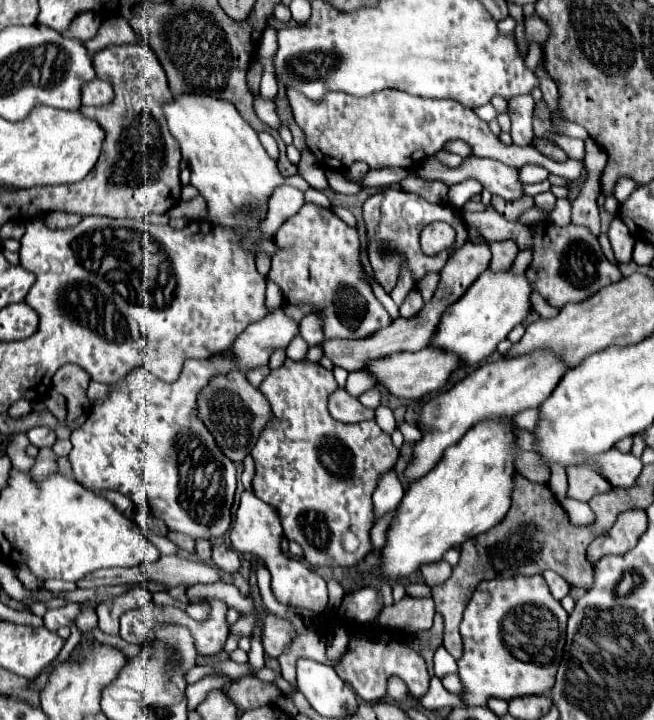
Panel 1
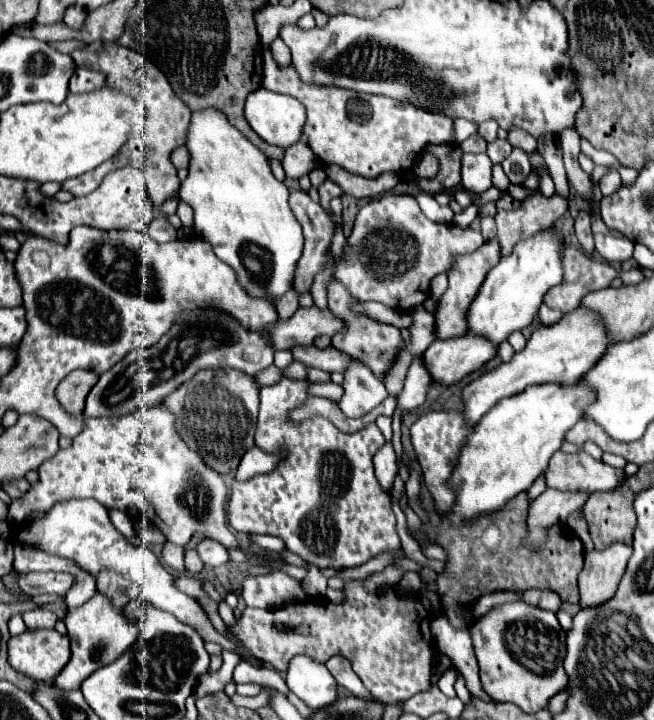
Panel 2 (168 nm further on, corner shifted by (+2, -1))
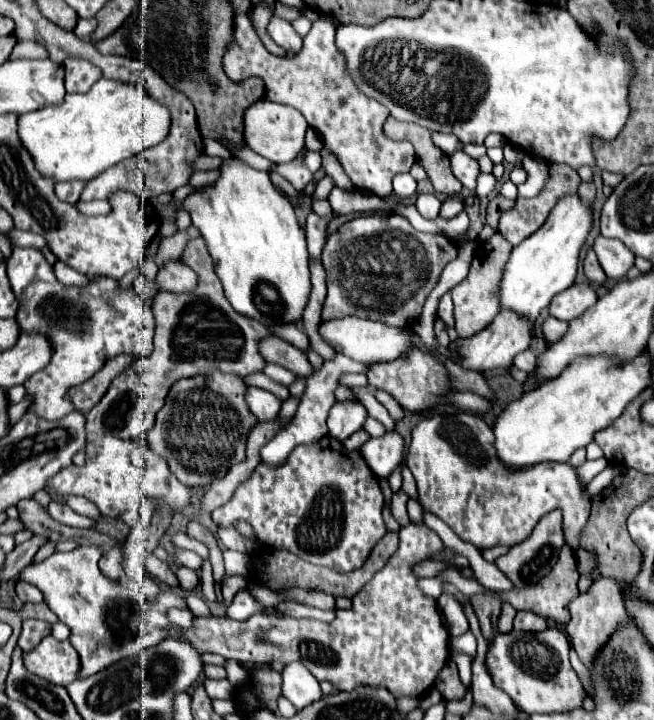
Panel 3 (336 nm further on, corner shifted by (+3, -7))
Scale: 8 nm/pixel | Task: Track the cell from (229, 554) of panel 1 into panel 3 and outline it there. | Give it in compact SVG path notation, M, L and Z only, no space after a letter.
M175 549L173 551L175 553L175 557L185 565L185 567L189 567L189 569L201 569L203 567L203 559L197 555L197 553L193 553L193 551L185 551L185 549Z

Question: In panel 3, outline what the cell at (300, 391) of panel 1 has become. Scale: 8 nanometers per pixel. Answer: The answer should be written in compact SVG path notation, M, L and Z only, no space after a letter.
M315 441L311 445L299 445L291 453L291 461L281 467L269 467L259 463L253 475L241 483L231 497L229 503L221 505L213 511L213 521L217 527L235 527L237 521L247 521L255 537L273 549L287 549L301 559L321 565L339 573L349 573L359 569L369 557L373 545L387 533L385 521L381 517L383 509L383 493L379 487L379 479L371 473L369 465L359 451L347 451L323 447L323 441Z

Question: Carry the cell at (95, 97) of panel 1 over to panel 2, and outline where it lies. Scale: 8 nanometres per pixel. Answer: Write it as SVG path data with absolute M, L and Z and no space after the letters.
M78 67L70 79L70 93L88 93L102 87L104 83L106 83L106 77L100 71Z

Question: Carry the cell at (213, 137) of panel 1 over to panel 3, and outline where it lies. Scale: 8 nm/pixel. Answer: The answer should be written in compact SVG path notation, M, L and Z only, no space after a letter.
M237 157L223 159L217 181L189 193L181 205L157 205L163 221L173 221L181 209L189 211L193 225L201 231L215 263L215 273L237 313L265 327L301 319L311 291L305 231L295 217L289 197L273 187L269 173L257 171Z

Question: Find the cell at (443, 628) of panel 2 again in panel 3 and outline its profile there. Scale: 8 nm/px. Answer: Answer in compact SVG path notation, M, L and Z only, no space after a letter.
M465 633L461 637L451 637L449 639L449 647L451 651L459 651L459 653L465 653L469 657L475 657L475 649L477 649L477 643L475 643L475 637L473 633Z

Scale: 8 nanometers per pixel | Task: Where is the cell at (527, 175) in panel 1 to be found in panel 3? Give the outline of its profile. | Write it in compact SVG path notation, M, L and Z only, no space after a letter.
M481 173L477 177L477 195L479 197L487 197L497 185L497 179L493 177L493 173Z

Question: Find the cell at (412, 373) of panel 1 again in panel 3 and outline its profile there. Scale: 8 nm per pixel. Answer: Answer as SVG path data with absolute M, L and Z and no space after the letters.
M499 313L485 329L475 333L469 339L459 339L457 343L449 343L451 359L461 365L465 371L475 371L475 373L485 373L491 369L507 369L513 363L513 357L525 349L529 349L529 339L531 339L531 329L533 323L527 319L517 317L515 313Z

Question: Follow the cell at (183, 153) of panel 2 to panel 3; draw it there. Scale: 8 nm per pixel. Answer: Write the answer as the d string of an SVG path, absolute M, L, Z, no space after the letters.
M201 155L197 157L197 161L193 161L193 171L209 171L209 169L217 169L219 165L221 165L221 157Z

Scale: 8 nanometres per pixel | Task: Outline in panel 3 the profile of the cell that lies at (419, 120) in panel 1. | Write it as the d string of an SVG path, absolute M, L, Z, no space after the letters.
M247 13L237 15L235 41L225 53L223 67L231 81L241 81L249 75L261 77L265 81L265 97L269 101L299 109L309 127L321 135L323 147L337 155L357 189L367 189L379 197L389 197L393 193L393 177L409 171L415 163L415 151L409 141L393 141L383 133L389 109L359 93L351 77L345 73L345 59L335 47L335 23L331 19L319 17L305 35L301 53L287 59L267 51Z

